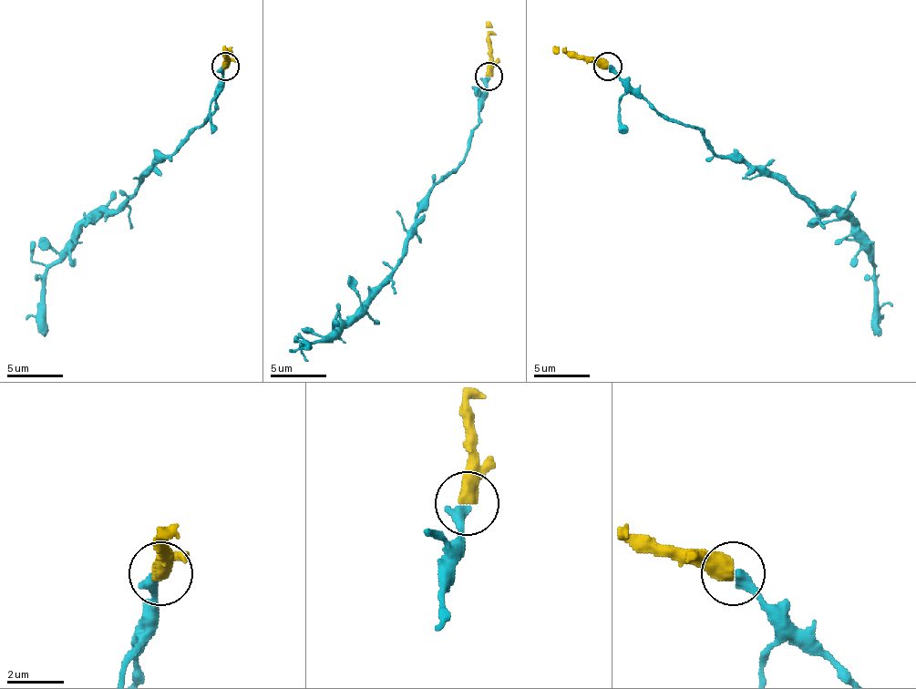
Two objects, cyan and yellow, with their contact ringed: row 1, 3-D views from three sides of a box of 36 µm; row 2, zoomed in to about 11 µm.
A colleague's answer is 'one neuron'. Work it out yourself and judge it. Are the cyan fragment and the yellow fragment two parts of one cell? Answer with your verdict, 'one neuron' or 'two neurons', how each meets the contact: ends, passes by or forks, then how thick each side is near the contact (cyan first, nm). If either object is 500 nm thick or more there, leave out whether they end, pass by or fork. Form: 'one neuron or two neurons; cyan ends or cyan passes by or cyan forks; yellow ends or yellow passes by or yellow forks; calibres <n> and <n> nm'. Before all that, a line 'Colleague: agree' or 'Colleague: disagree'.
Colleague: agree
one neuron; calibres 440 and 650 nm

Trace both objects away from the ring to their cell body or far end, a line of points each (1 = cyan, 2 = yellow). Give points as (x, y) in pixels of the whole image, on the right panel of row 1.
1: (608, 66), (659, 112), (695, 126), (723, 157), (765, 165), (858, 230), (874, 272), (879, 336)
2: (608, 66), (574, 58), (563, 47), (552, 53)

